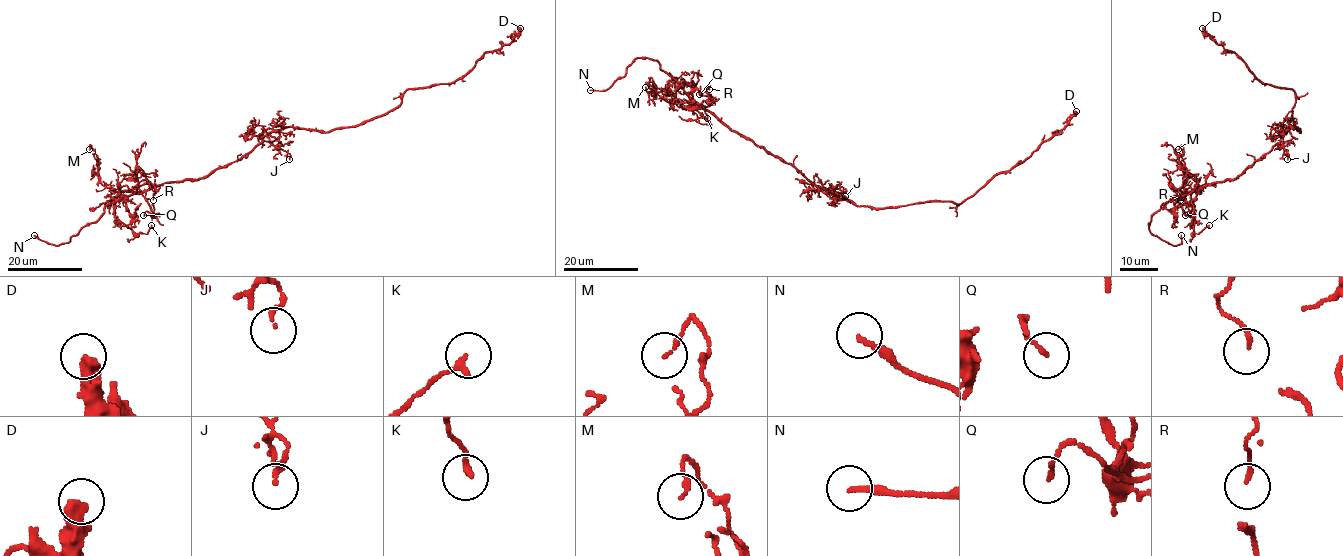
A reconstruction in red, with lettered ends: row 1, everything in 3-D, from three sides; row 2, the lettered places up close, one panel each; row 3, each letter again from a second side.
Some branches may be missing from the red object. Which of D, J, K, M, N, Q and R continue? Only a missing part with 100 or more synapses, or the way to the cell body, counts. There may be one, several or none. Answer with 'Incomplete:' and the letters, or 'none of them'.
Incomplete: N

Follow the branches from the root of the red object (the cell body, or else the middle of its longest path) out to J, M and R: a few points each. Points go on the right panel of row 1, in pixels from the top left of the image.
J: (1281, 135), (1287, 159)
M: (1281, 135), (1237, 178), (1208, 184), (1199, 191), (1181, 189), (1189, 172), (1182, 158), (1184, 147), (1178, 149)
R: (1281, 135), (1237, 178), (1208, 184), (1198, 192), (1180, 169), (1186, 173), (1176, 194), (1180, 200)

